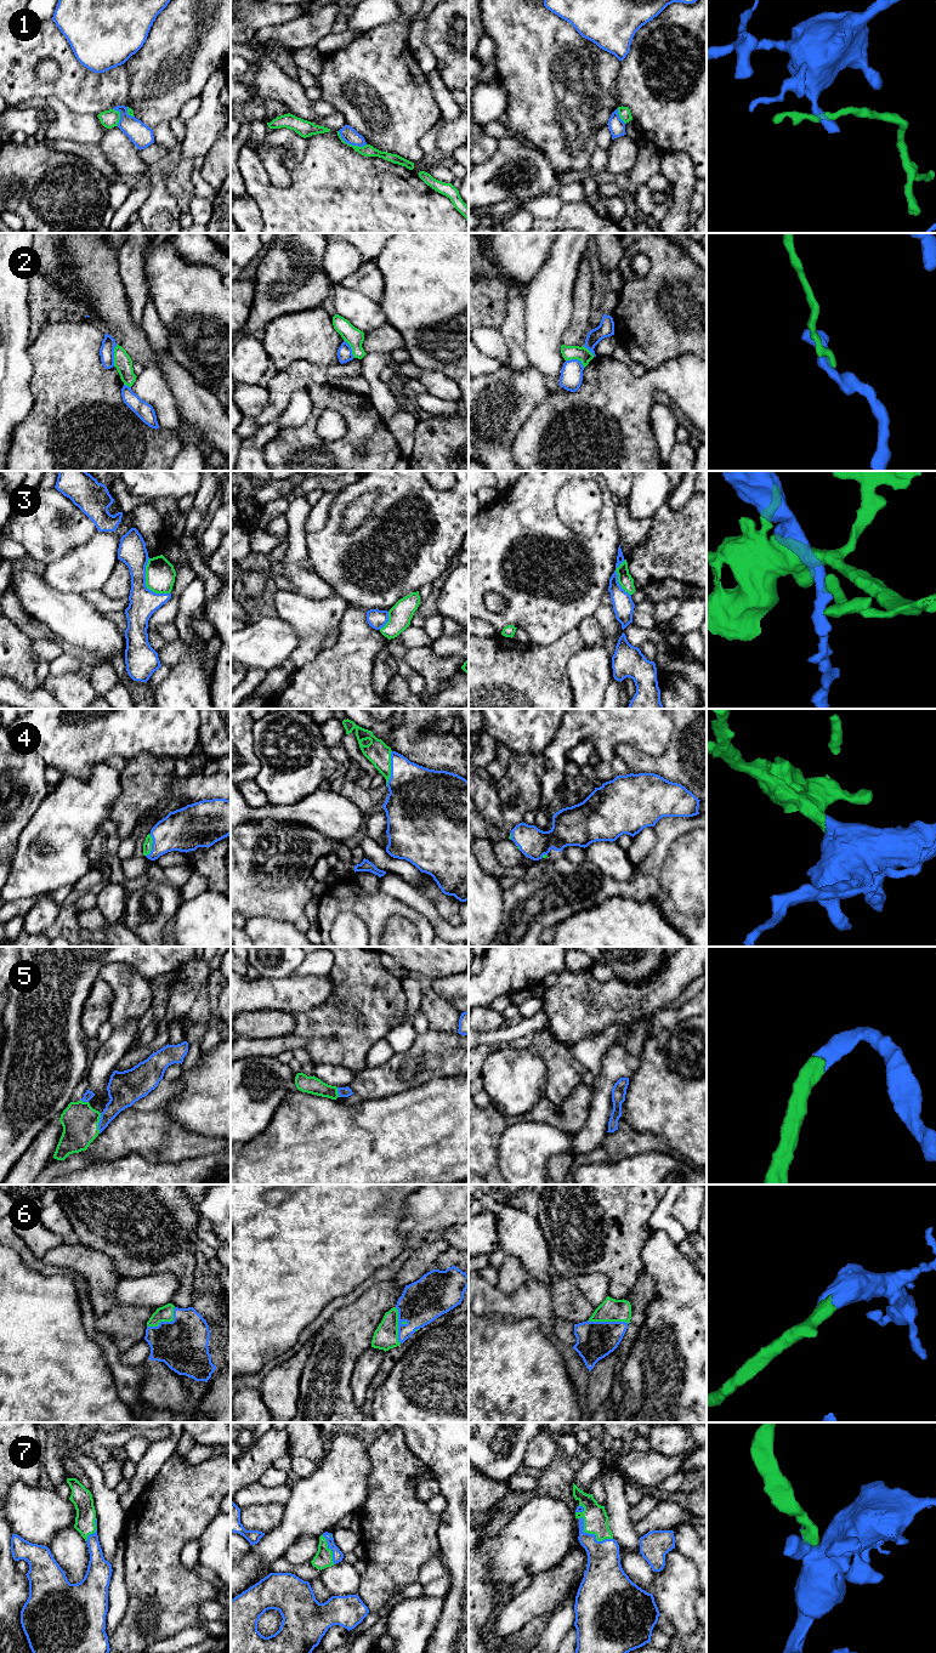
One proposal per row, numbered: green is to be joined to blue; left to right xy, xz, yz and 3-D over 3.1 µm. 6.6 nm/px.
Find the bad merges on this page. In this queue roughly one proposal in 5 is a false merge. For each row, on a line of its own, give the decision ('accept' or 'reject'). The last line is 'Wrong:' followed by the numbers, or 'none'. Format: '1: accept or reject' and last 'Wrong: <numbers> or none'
1: reject
2: reject
3: reject
4: accept
5: accept
6: accept
7: accept
Wrong: 1, 2, 3

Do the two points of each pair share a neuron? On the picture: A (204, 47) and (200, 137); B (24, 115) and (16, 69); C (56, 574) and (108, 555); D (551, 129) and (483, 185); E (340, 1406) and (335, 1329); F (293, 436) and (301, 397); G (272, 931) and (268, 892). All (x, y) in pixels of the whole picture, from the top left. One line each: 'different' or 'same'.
A: different
B: different
C: same
D: different
E: same
F: different
G: different

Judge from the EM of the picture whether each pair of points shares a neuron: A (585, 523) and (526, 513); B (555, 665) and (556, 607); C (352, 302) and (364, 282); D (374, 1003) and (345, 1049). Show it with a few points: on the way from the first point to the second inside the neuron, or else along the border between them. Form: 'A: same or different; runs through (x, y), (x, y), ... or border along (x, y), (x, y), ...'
A: different; border along (557, 492), (557, 516), (572, 530), (585, 535)
B: different; border along (577, 628), (569, 629), (546, 645), (529, 643)
C: different; border along (340, 283), (361, 291), (378, 304)
D: same; runs through (364, 1014), (345, 1034), (345, 1038)

